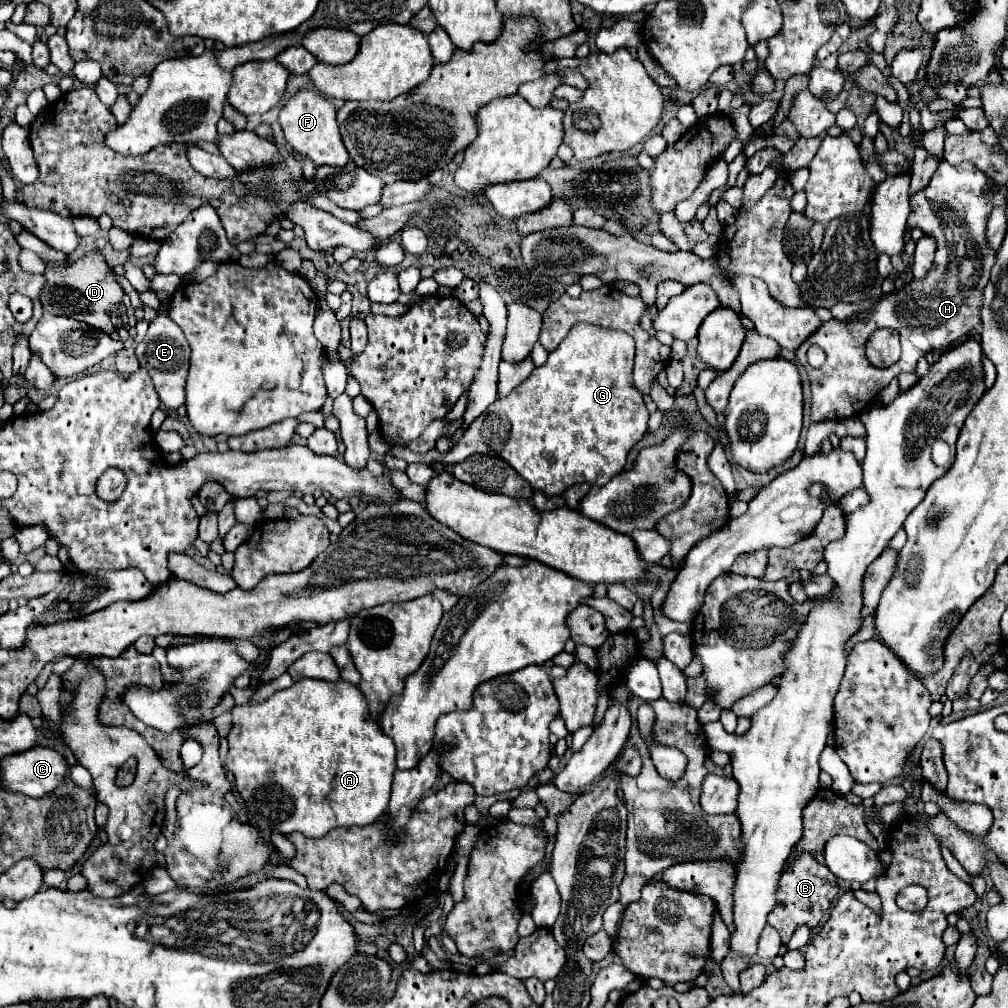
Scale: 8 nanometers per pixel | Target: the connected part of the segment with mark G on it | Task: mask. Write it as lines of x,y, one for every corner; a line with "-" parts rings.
577,323
559,343
559,347
549,353
547,363
533,369
533,373
519,387
515,387
507,399
497,399
493,405
489,405
489,411
475,419
475,423
449,453
437,453
431,449
427,451
427,457
431,461
441,459
441,463
451,465
467,459
473,453
489,451
505,459
523,479
529,479
533,489
539,489
549,497
561,495
575,483
587,481
591,485
605,485
625,469
627,453
647,433
649,411
643,403
641,391
637,391
631,381
633,357
633,337
621,331

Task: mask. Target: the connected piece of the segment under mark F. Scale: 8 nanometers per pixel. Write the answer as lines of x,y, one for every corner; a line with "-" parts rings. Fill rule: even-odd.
301,89
293,97
287,99
279,113
279,123
285,133
285,141
301,155
309,157
317,165
345,165
349,161
349,153
343,145
341,133
339,133
339,123
337,123
337,107
325,99
323,95

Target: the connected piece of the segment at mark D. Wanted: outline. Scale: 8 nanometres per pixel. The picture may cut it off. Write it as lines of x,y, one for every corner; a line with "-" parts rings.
89,251
75,263
49,265
45,271
45,277
47,277
47,285
41,293
41,303
47,313
73,317
109,335
115,331
109,311
123,301
125,293
123,293
123,287
113,279
113,273
107,267
107,261
103,259
101,251

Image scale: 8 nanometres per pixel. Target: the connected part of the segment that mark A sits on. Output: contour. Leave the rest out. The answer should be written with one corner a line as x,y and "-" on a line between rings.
301,679
295,681
289,689
281,689
277,691
273,697
269,697
265,703
245,703
241,707
233,707
233,729
227,735
229,741
229,753
227,753
227,767
229,771
235,773
235,785
241,793
241,797
245,799
247,809
251,811
251,825
265,829
265,831
281,831
281,833
303,833
309,837
323,837
327,835
331,829
337,827
365,827
371,825
379,819
379,815
383,815
387,811
389,805
389,795
391,795
391,783
393,783
393,773
397,769
395,765
395,743
393,739
389,739
377,721
371,719
371,711
369,705
365,703
365,697
361,695
359,687
339,679
339,681
317,681
317,679

